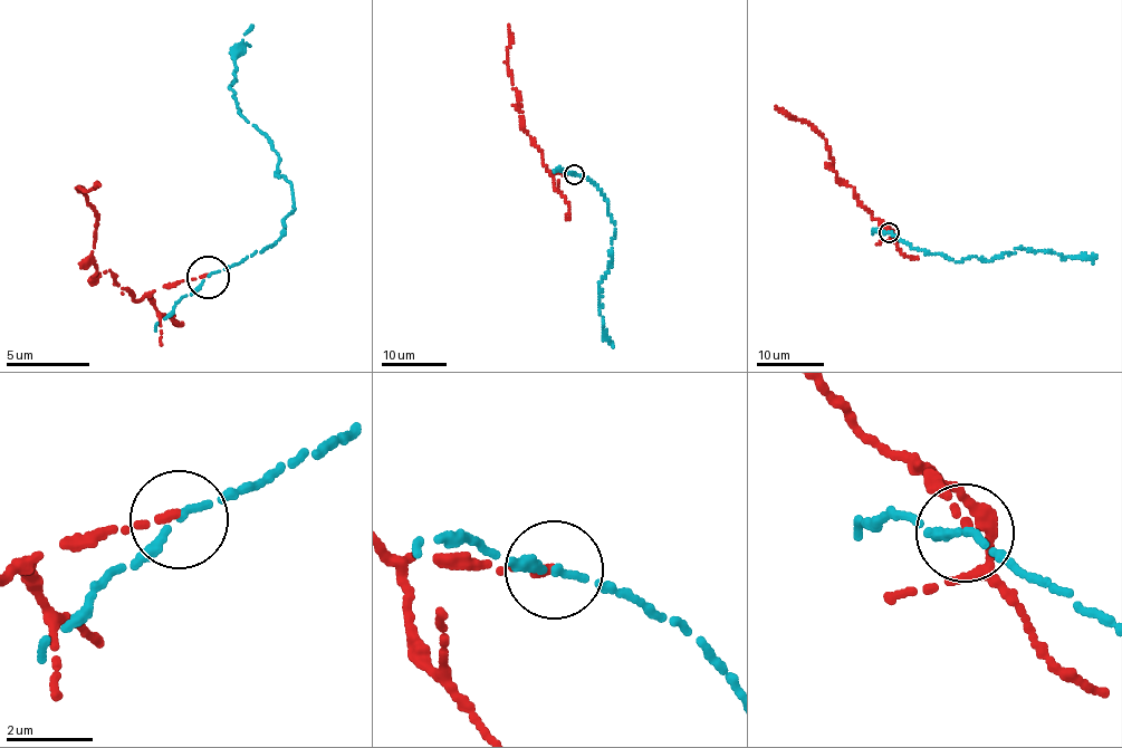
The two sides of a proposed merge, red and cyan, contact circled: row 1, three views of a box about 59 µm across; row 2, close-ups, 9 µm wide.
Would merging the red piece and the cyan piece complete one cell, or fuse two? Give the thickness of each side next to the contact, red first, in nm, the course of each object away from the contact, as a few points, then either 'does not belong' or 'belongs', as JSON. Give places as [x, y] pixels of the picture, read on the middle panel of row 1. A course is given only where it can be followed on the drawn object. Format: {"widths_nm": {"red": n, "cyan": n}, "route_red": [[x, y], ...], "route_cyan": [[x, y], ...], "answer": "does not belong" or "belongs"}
{"widths_nm": {"red": 190, "cyan": 170}, "route_red": [[574, 174], [547, 169], [540, 151], [523, 125], [519, 93], [507, 60], [509, 25]], "route_cyan": [[574, 174], [597, 186], [614, 223], [613, 260], [601, 279], [601, 312], [604, 339], [613, 344]], "answer": "belongs"}

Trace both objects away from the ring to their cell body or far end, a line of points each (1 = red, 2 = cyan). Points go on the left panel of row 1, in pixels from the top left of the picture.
1: (209, 275), (175, 279), (141, 300), (108, 269), (95, 280), (97, 209), (78, 188), (98, 183)
2: (209, 275), (280, 236), (284, 217), (295, 212), (268, 134), (245, 118), (231, 87), (232, 56), (253, 25)

